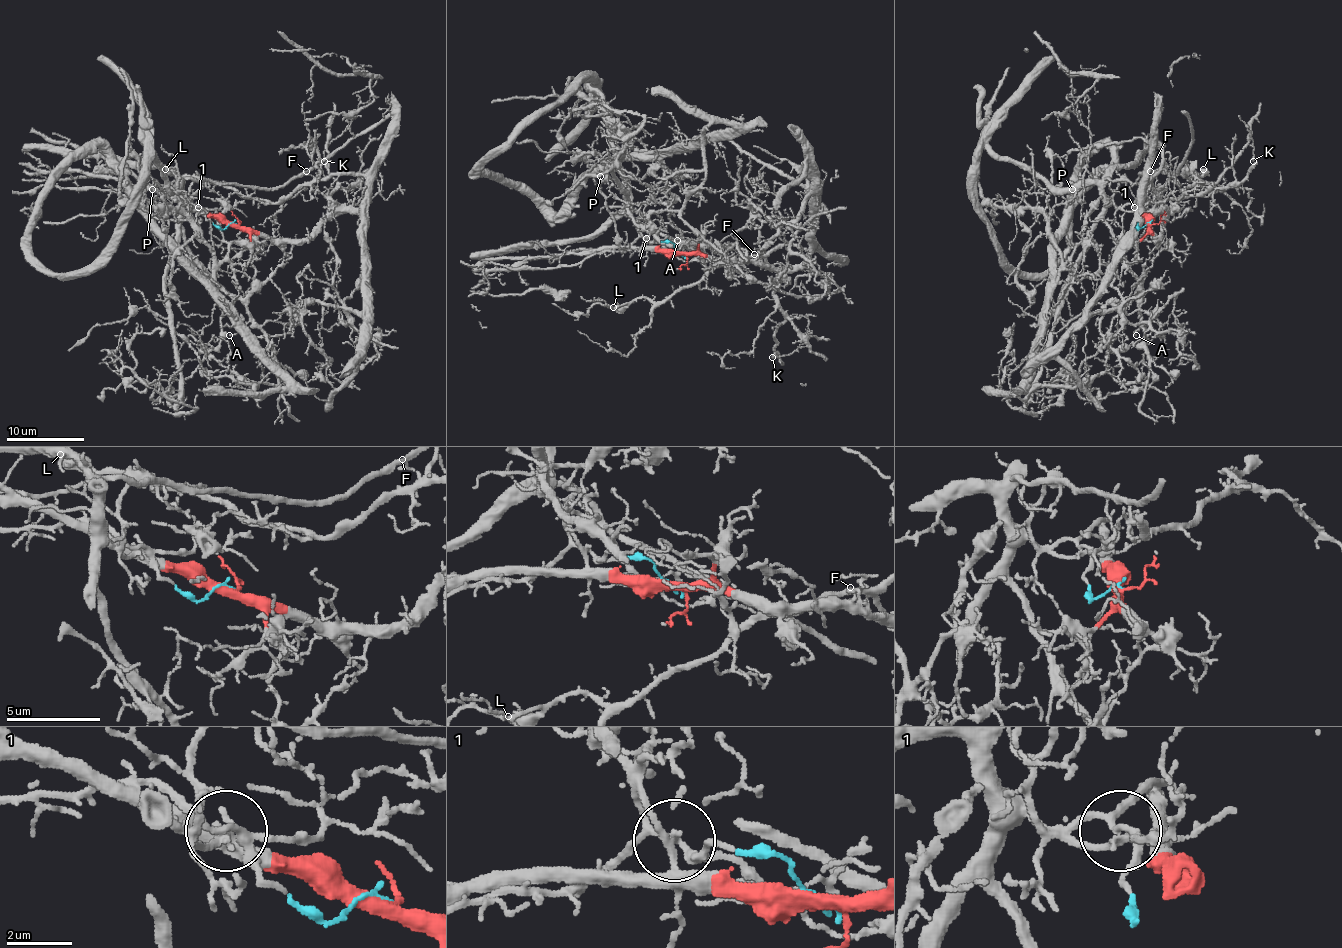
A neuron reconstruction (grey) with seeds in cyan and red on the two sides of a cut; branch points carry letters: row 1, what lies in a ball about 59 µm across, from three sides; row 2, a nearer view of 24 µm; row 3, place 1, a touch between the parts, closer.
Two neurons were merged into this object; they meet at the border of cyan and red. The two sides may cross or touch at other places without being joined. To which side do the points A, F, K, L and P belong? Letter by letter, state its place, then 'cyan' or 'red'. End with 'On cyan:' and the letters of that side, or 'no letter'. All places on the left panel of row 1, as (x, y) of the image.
A: place (229, 335); cyan
F: place (306, 171); red
K: place (324, 161); red
L: place (165, 169); red
P: place (152, 189); cyan
On cyan: A, P

